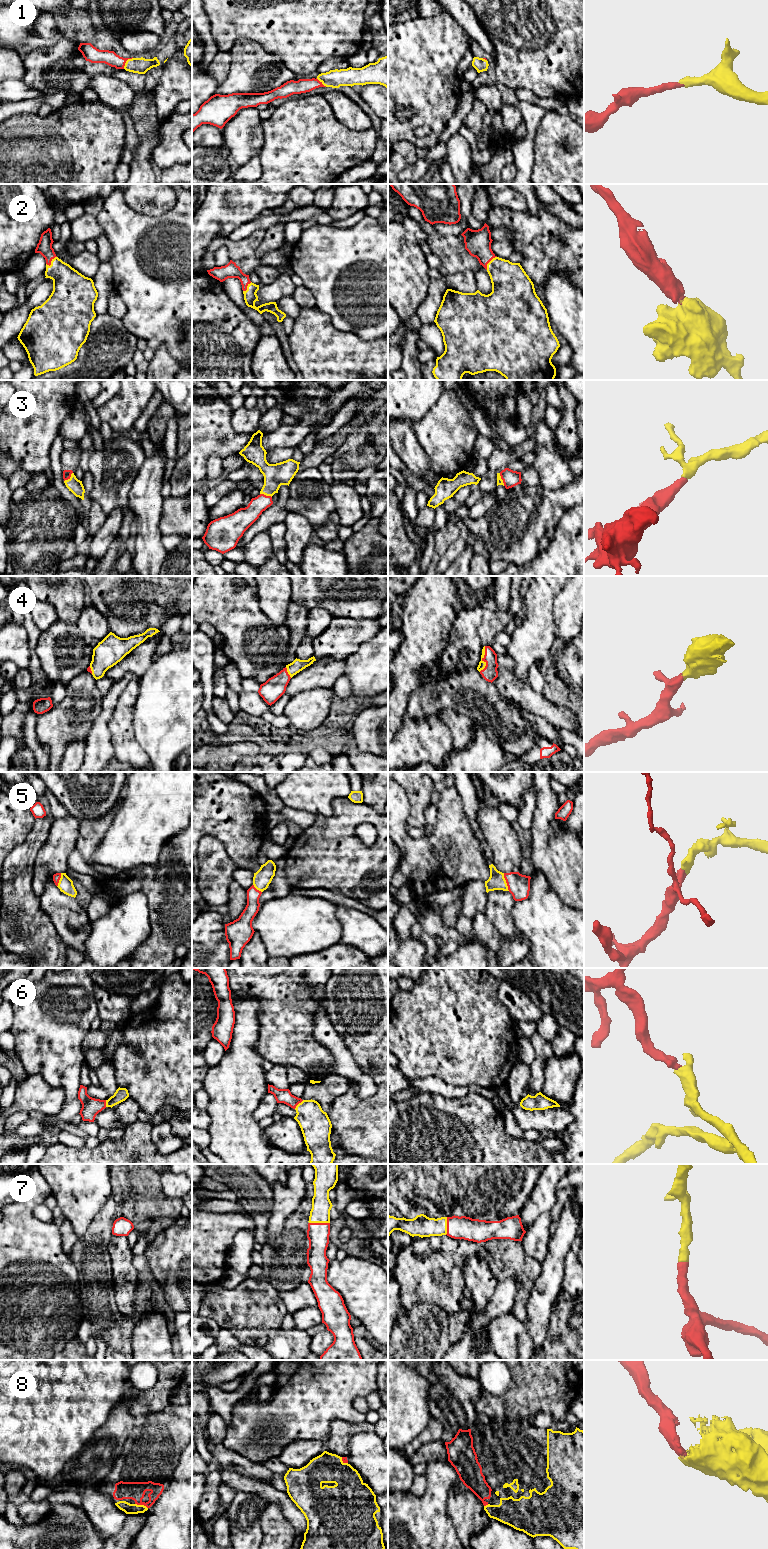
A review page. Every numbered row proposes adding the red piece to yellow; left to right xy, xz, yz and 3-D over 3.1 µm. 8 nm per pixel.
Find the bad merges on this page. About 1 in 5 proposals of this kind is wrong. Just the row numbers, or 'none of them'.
none of them

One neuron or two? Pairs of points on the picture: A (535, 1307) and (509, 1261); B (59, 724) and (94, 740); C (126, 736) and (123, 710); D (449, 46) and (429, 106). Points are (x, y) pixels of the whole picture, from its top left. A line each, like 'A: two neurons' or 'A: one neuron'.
A: two neurons
B: two neurons
C: one neuron
D: one neuron

